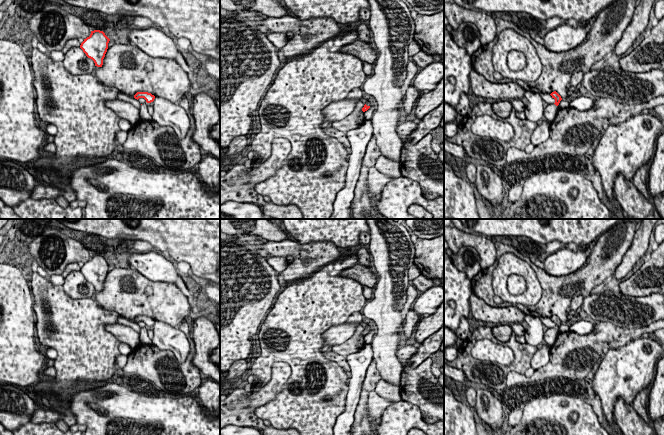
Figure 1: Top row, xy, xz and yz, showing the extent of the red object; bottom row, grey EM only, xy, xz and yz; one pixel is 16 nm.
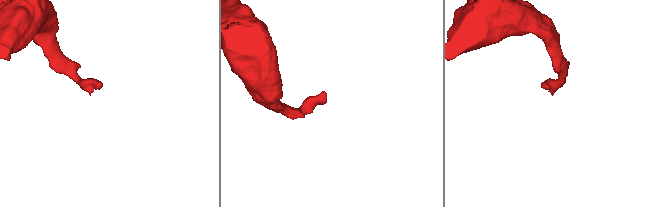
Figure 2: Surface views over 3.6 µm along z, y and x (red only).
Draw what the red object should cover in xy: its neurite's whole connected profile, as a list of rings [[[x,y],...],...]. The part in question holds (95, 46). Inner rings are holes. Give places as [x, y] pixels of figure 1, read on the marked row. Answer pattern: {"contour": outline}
{"contour": [[[94,30],[91,31],[89,37],[84,39],[80,45],[80,48],[88,58],[94,61],[95,66],[102,67],[109,41],[110,39],[103,31]]]}

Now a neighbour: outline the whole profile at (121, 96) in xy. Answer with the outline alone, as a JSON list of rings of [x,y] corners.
[[[119,93],[117,96],[117,99],[128,102],[132,104],[133,106],[135,106],[136,108],[140,109],[141,104],[139,103],[137,99],[135,99],[132,96],[126,95],[124,93]]]

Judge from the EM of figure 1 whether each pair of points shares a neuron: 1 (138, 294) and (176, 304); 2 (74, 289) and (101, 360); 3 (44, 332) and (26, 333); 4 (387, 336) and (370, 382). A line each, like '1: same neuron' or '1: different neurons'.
1: same neuron
2: different neurons
3: different neurons
4: different neurons

